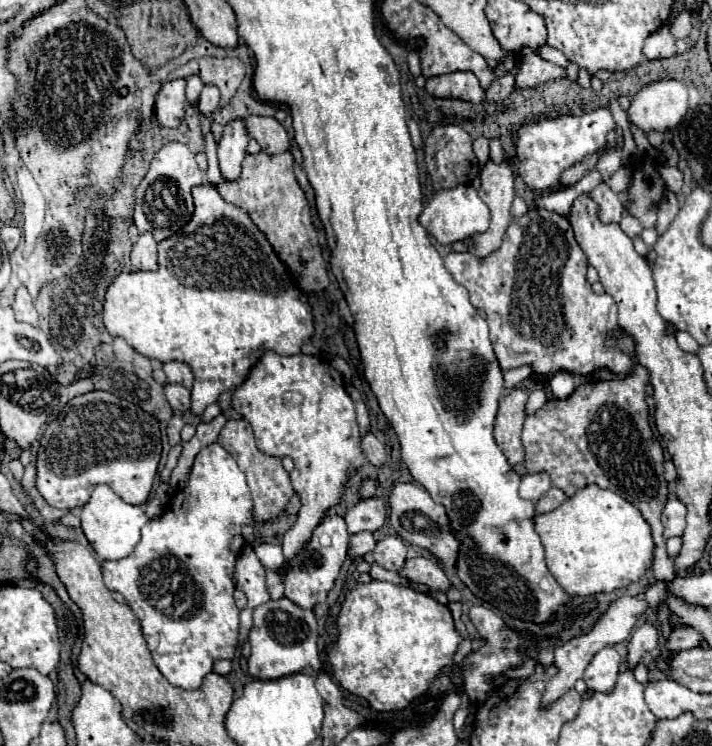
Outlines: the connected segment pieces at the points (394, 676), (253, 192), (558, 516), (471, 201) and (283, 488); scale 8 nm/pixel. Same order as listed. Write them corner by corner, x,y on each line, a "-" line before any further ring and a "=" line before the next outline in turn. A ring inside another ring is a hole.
373,580
373,582
369,582
369,584
357,584
357,586
345,596
345,602
343,602
343,606
341,606
341,610
339,610
339,616
337,616
337,626
339,626
339,640
337,640
335,646
331,646
331,648
327,650
329,664
331,664
331,670
333,670
333,678
335,678
343,688
347,688
351,694
365,698
365,700
369,702
369,706
371,706
373,710
377,710
377,712
391,712
391,710
403,710
403,708
407,708
419,694
423,694
423,692
429,688
431,680
433,680
445,666
451,666
453,656
455,656
455,652
457,652
457,648
459,648
459,644
461,644
461,640
463,640
461,634
455,630
451,612
449,612
449,608
447,608
445,604
439,604
437,600
433,600
431,596
427,596
427,594
423,594
423,592
415,592
413,588
395,586
395,584
389,584
389,582
377,582
377,580
=
291,152
247,154
243,160
241,176
235,182
221,180
217,188
227,202
237,204
249,212
251,220
267,236
279,258
287,264
291,276
295,278
295,284
305,294
311,290
323,292
329,286
327,266
321,256
321,246
317,242
317,232
311,220
311,206
299,182
295,180
=
589,484
577,490
575,496
567,498
553,512
535,514
533,522
545,546
545,560
549,572
571,596
589,598
599,592
613,592
617,588
625,588
627,584
641,580
641,576
649,570
649,562
653,556
653,538
649,524
643,520
641,512
631,502
611,490
601,490
597,484
=
469,184
455,186
449,190
441,190
433,196
433,200
425,206
423,214
419,216
423,228
441,244
453,244
457,240
465,240
473,234
485,232
489,228
489,208
479,198
477,190
=
243,418
227,420
227,424
223,426
217,442
237,460
239,468
247,476
247,484
249,484
251,498
253,498
253,518
255,518
255,522
269,522
269,520
277,518
285,510
291,496
295,494
295,490
293,490
293,486
289,482
289,472
285,472
285,468
281,466
281,458
267,456
255,446
253,428

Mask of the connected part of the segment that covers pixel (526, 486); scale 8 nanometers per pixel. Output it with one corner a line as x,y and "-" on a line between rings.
527,474
521,480
519,496
531,502
537,502
549,488
551,488
551,480
547,474

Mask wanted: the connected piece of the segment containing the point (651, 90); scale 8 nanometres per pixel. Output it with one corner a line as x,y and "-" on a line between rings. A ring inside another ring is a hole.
657,80
633,96
627,120
643,134
669,132
687,114
687,86
679,80

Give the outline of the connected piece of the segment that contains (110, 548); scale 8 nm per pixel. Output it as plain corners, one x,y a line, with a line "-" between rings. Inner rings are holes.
101,484
93,490
89,502
81,510
81,528
91,548
101,560
119,560
133,552
139,542
139,530
149,522
141,506
131,506
123,502
109,486

